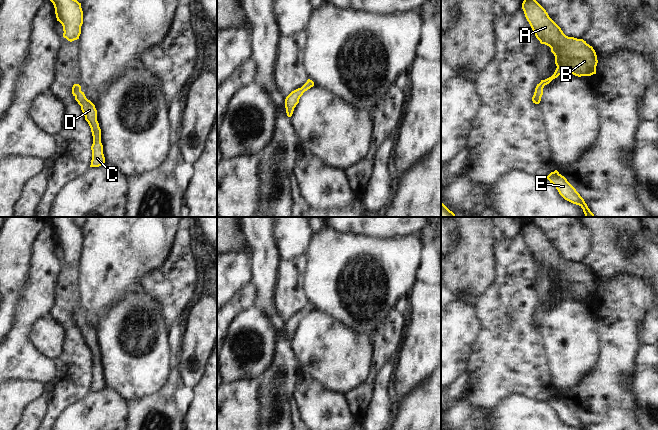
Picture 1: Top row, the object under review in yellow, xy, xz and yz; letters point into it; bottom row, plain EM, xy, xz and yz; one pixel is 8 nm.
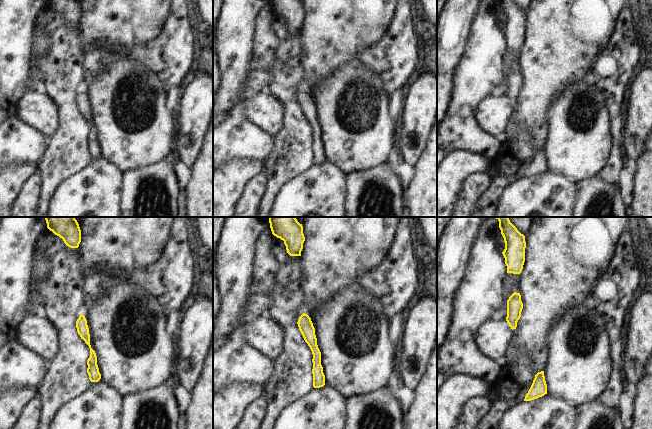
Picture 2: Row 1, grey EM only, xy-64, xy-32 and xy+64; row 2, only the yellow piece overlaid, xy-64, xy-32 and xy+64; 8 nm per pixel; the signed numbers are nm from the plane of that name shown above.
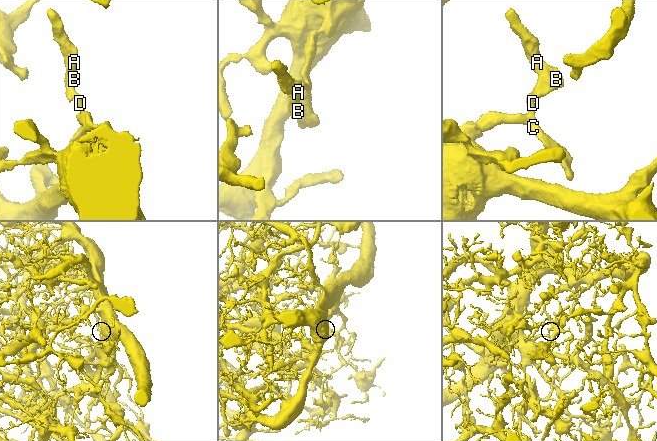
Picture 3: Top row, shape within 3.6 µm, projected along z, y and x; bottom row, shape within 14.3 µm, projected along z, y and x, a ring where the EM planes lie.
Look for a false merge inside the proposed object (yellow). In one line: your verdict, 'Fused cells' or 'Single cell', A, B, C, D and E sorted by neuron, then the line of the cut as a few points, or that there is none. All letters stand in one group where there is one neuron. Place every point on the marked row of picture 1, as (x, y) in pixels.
Single cell. Groups: A B C D E. No split

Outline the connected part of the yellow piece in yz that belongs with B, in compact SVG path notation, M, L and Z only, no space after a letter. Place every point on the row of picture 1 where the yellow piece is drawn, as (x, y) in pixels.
M524 0L522 9L536 38L551 48L557 66L554 74L541 80L535 88L532 101L539 104L543 88L561 74L591 76L596 74L597 55L592 46L583 39L566 36L536 0Z

